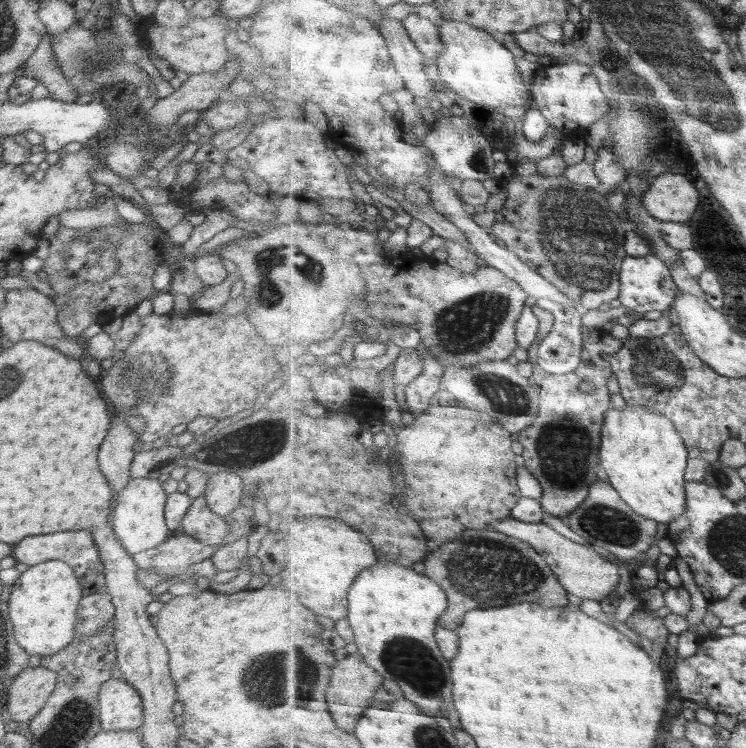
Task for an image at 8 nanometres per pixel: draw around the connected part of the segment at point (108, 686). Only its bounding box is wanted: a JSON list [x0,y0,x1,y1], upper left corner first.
[97,678,143,731]

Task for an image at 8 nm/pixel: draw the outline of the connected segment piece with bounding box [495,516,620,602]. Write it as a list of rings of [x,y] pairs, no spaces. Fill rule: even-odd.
[[[513,518],[496,523],[496,531],[507,533],[516,539],[529,542],[538,552],[547,557],[548,564],[557,572],[560,582],[569,590],[569,594],[574,594],[579,598],[603,601],[616,594],[616,588],[620,584],[620,566],[610,562],[600,552],[593,547],[574,542],[554,530],[548,524],[530,524]]]

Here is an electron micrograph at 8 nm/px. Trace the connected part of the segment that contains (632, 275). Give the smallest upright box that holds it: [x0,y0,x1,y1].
[619,254,681,314]

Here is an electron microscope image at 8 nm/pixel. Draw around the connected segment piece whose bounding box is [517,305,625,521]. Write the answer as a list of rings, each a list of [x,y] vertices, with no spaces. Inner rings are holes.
[[[534,305],[533,309],[541,320],[541,327],[538,340],[528,350],[529,360],[534,366],[529,380],[541,392],[540,412],[532,426],[517,434],[517,438],[524,446],[522,456],[525,458],[525,467],[538,478],[544,488],[541,504],[548,513],[566,521],[578,507],[588,502],[592,488],[600,480],[598,468],[603,463],[603,428],[606,426],[607,412],[612,410],[608,378],[612,376],[614,369],[610,358],[623,349],[625,341],[608,334],[606,330],[602,331],[600,327],[584,326],[585,349],[581,365],[568,374],[550,374],[538,364],[536,351],[554,328],[554,313],[538,305]],[[584,381],[596,383],[597,391],[580,390],[579,386]]]

